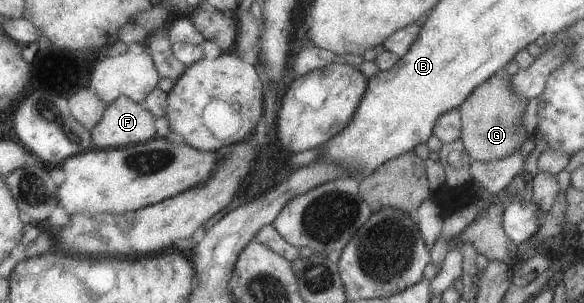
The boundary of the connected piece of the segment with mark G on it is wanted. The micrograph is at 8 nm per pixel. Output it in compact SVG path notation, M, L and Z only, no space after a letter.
M503 70L478 84L458 106L460 112L460 139L474 161L496 161L519 149L528 137L523 126L523 111L528 101L514 93L510 76Z

